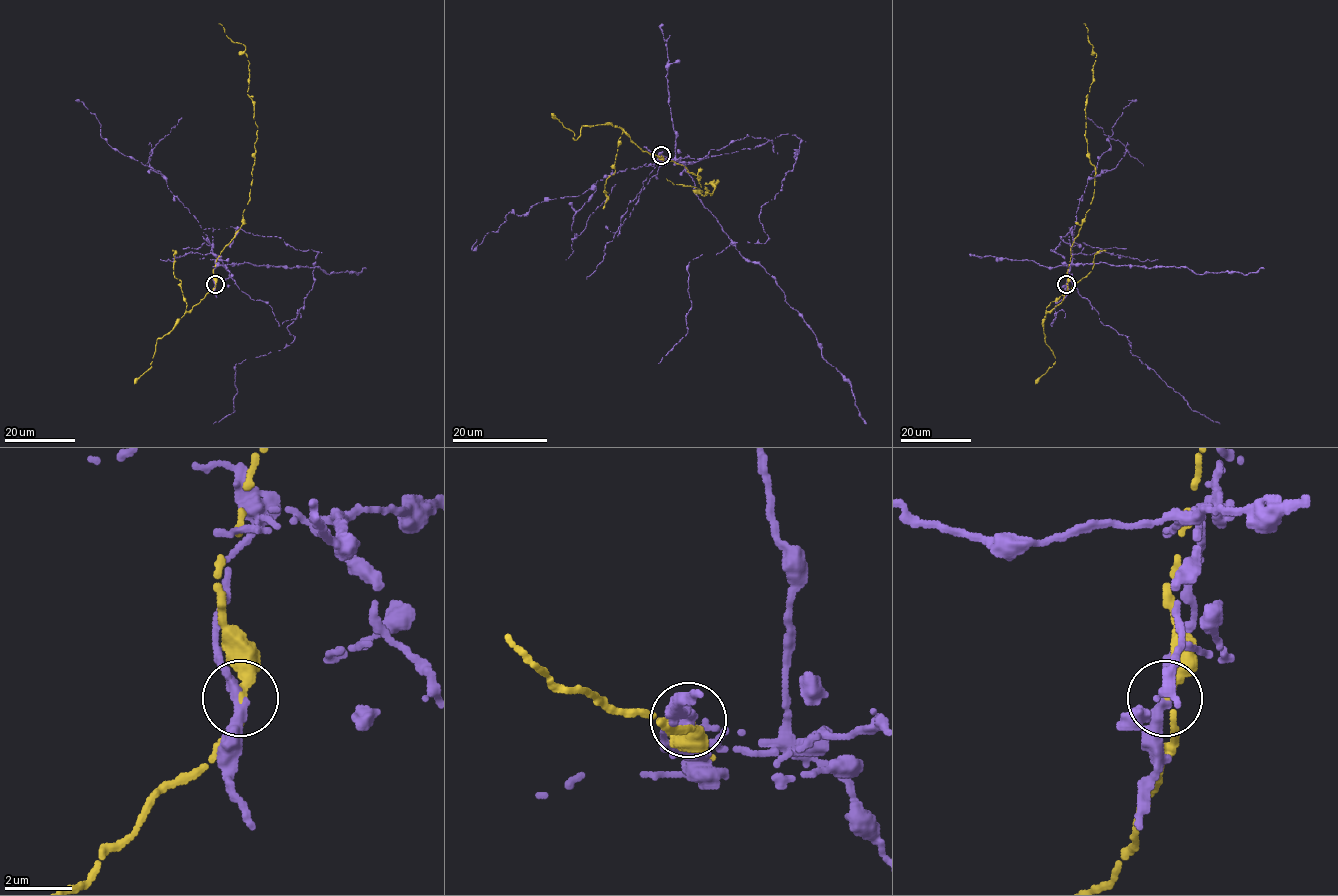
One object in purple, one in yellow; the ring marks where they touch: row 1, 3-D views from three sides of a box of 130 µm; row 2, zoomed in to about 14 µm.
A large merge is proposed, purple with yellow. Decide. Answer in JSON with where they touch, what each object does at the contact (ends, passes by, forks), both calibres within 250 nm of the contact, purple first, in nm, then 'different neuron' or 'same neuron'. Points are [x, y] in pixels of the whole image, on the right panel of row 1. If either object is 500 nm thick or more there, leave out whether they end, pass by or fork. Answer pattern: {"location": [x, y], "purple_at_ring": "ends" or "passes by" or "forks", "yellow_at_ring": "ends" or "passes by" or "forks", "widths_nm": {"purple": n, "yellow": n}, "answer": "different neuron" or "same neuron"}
{"location": [1066, 284], "purple_at_ring": "passes by", "yellow_at_ring": "passes by", "widths_nm": {"purple": 340, "yellow": 200}, "answer": "different neuron"}

